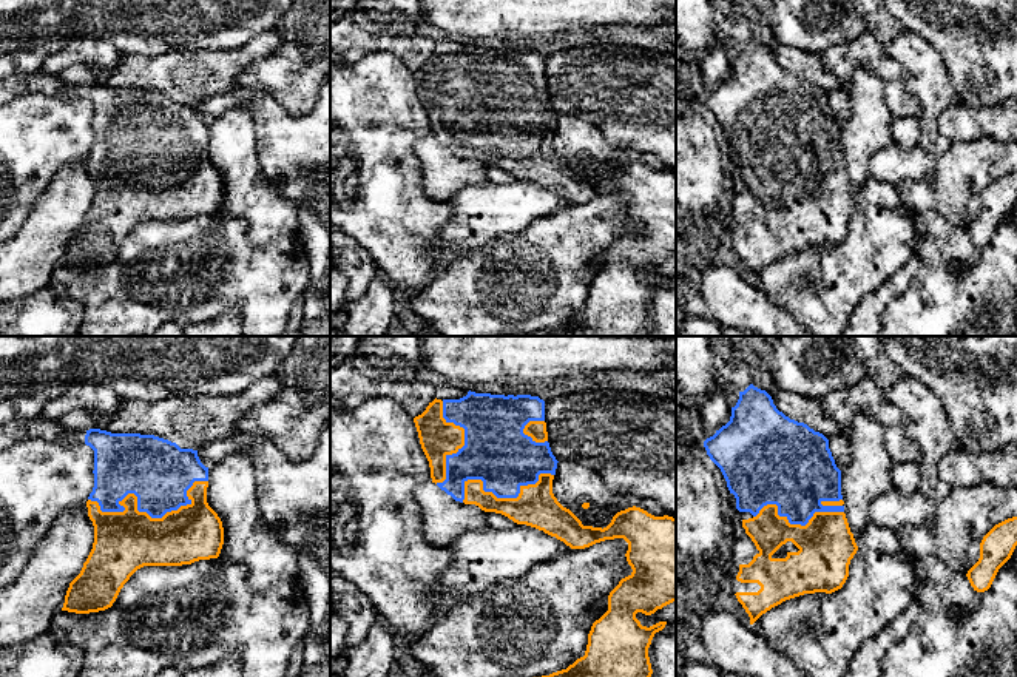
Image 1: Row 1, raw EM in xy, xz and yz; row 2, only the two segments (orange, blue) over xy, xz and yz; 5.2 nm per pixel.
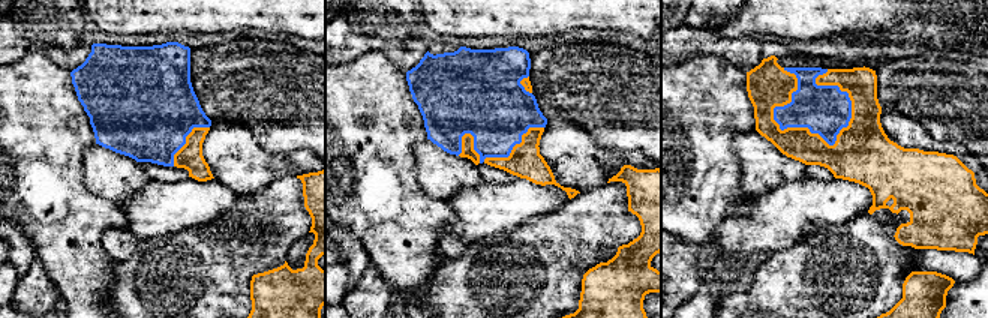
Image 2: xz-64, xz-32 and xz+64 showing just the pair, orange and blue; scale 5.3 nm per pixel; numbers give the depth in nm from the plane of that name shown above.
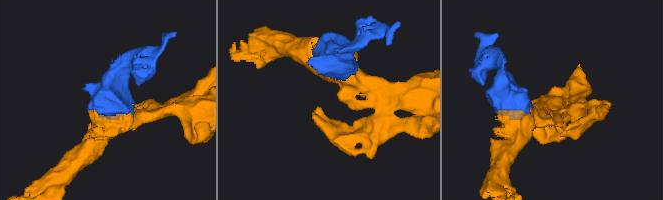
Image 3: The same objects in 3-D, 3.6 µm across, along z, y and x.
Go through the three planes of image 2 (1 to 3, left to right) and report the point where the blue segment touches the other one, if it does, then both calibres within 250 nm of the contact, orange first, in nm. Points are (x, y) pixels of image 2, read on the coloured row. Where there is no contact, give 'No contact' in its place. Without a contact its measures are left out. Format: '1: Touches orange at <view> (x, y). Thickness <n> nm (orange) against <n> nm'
1: Touches orange at xz-64 (186, 140). Thickness 140 nm (orange) against 480 nm
2: Touches orange at xz-32 (513, 147). Thickness 180 nm (orange) against 380 nm
3: Touches orange at xz+64 (772, 117). Thickness 240 nm (orange) against 240 nm

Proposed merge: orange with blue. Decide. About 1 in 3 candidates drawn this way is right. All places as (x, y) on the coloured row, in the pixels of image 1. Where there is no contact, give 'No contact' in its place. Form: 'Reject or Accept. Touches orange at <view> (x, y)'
Accept. Touches orange at xy (142, 512)

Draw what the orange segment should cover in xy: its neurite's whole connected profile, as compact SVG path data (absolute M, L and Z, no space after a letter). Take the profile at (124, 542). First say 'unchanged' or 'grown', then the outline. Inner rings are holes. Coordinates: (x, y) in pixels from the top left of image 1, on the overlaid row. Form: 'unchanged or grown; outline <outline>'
grown; outline M43 416L12 419L0 426L0 450L23 438L86 444L94 450L94 487L86 501L88 517L94 526L94 543L80 574L69 583L62 611L90 614L111 608L123 584L144 566L182 566L219 557L224 527L207 503L208 467L201 463L198 450L181 449L176 443L154 435L111 433L100 429L68 430Z

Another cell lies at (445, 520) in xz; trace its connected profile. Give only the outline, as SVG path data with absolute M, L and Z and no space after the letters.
M432 481L418 486L415 498L423 517L423 537L438 547L446 549L463 534L488 527L485 510L455 501Z

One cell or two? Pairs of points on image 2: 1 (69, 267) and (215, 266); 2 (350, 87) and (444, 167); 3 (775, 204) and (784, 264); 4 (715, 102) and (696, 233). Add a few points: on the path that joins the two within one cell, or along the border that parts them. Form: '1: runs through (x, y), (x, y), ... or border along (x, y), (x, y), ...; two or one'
1: border along (117, 261), (114, 282), (105, 302); two
2: border along (426, 138), (414, 146), (417, 179); two
3: border along (811, 230), (792, 245), (774, 252); two
4: runs through (697, 135), (697, 200); one

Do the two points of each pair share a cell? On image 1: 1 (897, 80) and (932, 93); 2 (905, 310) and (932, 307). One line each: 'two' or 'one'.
1: two
2: one

